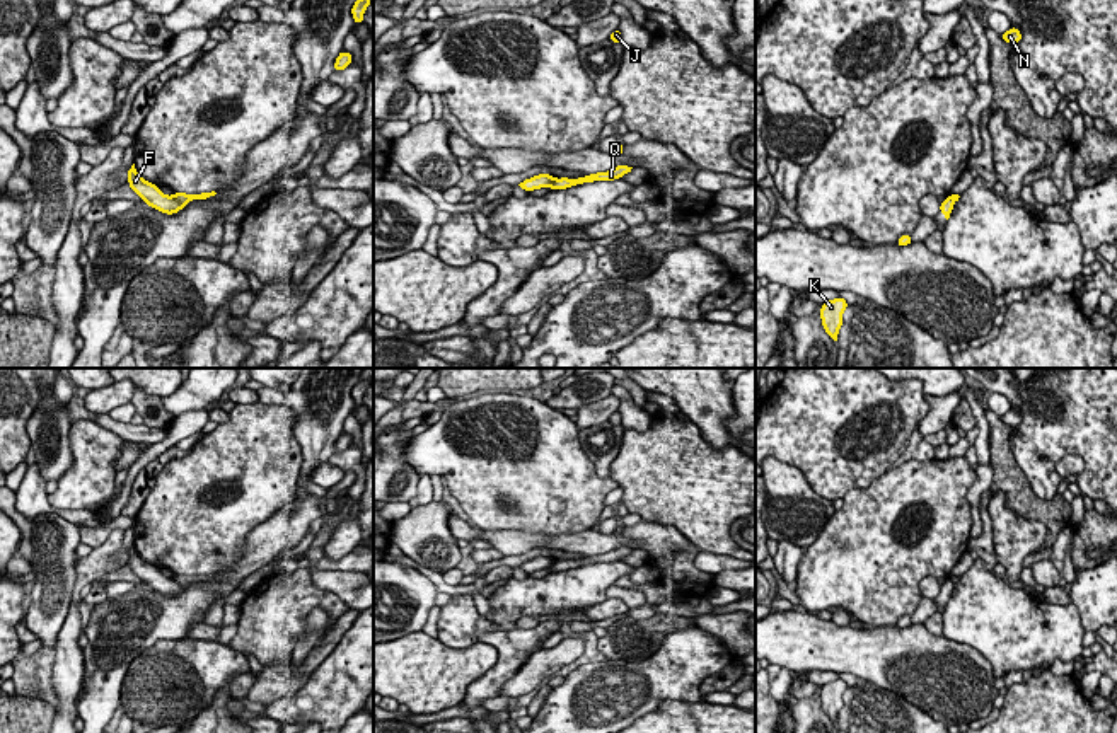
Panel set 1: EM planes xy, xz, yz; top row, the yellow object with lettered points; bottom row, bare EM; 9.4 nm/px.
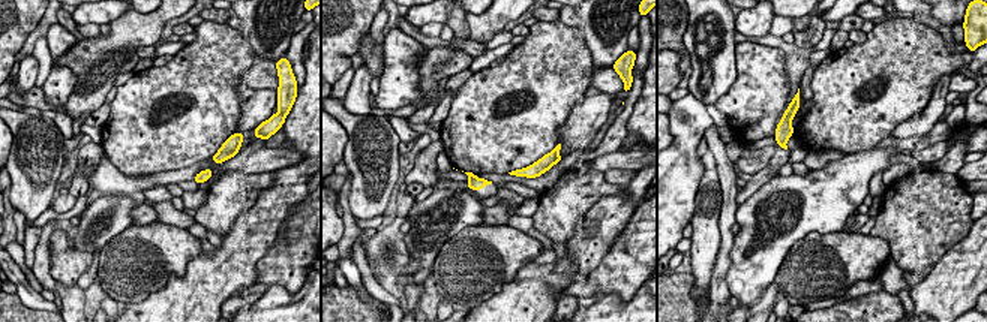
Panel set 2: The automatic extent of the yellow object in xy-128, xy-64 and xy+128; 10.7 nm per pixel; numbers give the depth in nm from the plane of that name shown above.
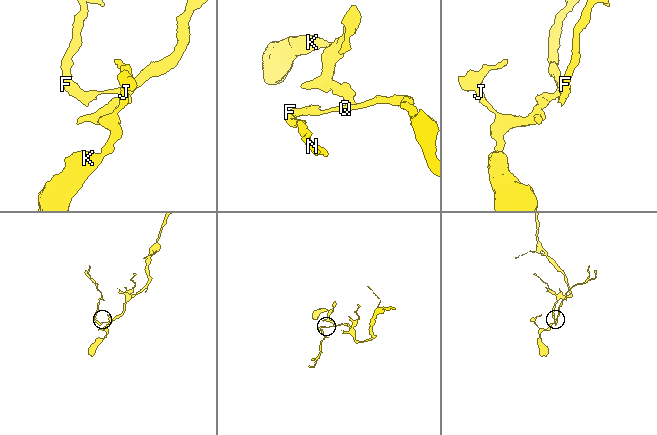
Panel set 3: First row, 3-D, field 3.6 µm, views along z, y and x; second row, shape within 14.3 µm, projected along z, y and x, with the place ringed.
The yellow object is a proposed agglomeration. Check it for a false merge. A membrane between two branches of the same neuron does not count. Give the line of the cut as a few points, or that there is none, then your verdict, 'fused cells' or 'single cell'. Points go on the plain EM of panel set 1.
xy (171, 578), (183, 587) | fused cells

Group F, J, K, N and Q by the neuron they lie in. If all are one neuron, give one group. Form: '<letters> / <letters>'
F N / J K Q

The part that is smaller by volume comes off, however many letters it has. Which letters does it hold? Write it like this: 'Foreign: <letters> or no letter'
Foreign: F, N

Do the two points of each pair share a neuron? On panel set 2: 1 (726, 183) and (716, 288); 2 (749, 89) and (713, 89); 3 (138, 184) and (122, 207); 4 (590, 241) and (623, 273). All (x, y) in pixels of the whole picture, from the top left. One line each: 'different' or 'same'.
1: same
2: different
3: different
4: different

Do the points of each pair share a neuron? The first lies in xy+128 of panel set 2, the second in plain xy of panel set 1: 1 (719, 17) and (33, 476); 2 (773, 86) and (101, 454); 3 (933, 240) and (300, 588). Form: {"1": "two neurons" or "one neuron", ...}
{"1": "two neurons", "2": "one neuron", "3": "one neuron"}

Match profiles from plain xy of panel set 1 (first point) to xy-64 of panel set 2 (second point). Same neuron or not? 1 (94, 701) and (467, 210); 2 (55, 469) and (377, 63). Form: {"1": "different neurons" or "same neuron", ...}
{"1": "same neuron", "2": "same neuron"}

